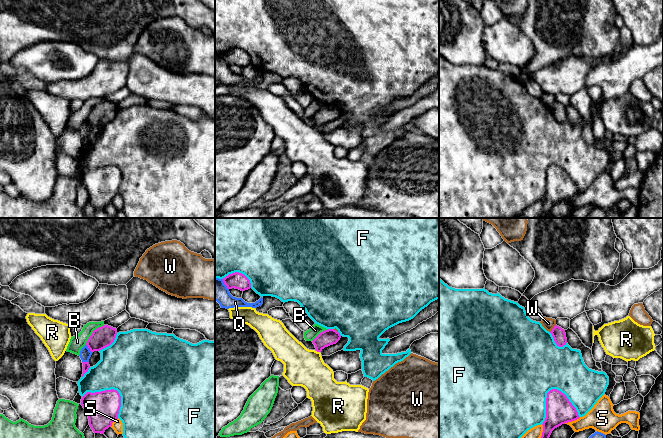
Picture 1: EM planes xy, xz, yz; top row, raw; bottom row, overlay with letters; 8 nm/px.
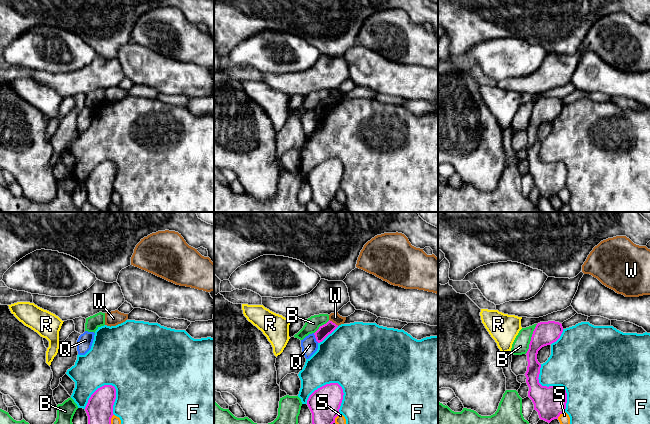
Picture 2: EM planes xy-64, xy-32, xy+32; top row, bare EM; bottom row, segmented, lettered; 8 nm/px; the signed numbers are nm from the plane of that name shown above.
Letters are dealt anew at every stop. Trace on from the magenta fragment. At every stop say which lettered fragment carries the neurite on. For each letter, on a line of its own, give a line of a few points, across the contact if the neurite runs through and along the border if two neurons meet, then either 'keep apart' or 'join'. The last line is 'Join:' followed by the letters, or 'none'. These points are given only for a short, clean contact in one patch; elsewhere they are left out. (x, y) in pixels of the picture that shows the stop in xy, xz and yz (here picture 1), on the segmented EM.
B: keep apart
F: keep apart
Q: keep apart
R: line xz (316, 350), (319, 352); keep apart
S: keep apart
W: line yz (555, 324), (550, 332); keep apart
Join: none

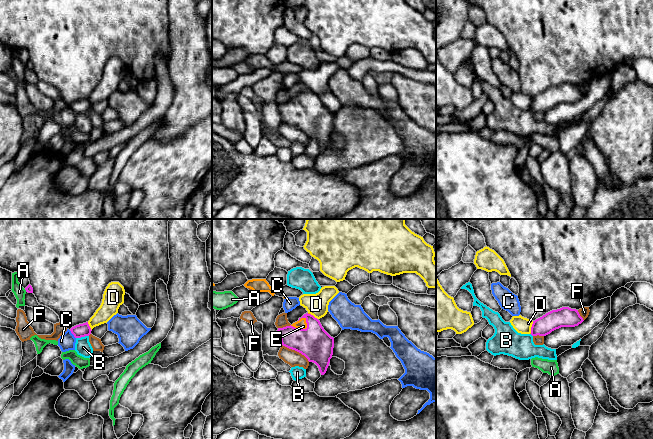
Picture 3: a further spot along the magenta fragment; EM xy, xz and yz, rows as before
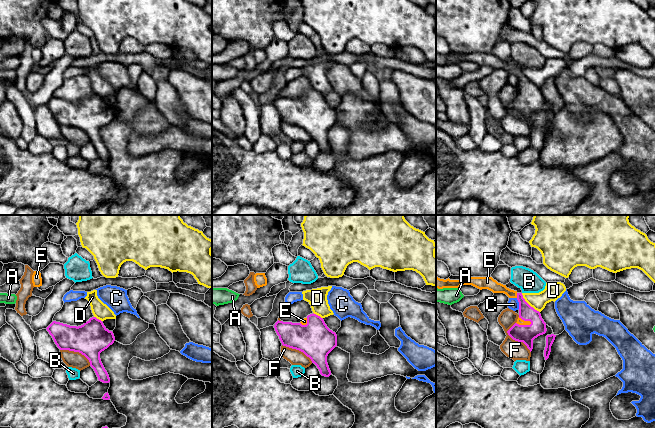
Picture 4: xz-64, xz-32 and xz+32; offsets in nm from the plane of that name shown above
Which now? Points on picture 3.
A: keep apart
B: keep apart
C: line xy (69, 330), (75, 338); keep apart
D: line yz (533, 321), (530, 332); keep apart
E: line xz (314, 342), (302, 329), (302, 324); join
F: keep apart
Join: E

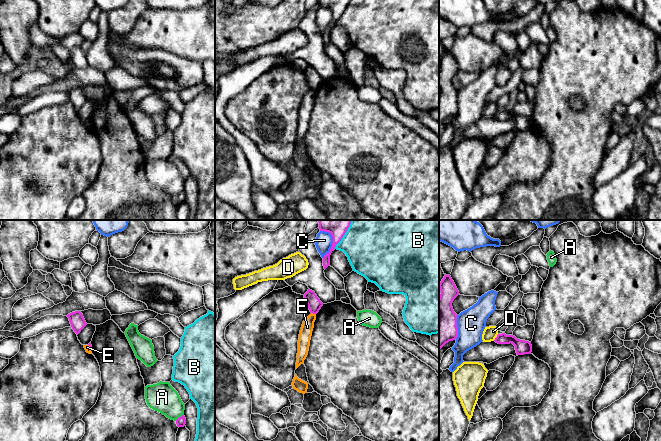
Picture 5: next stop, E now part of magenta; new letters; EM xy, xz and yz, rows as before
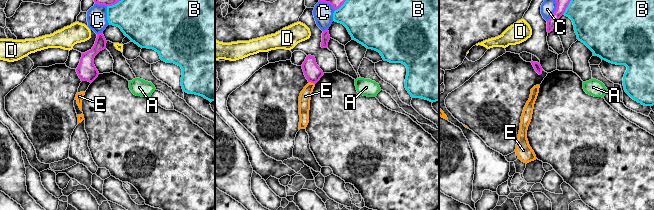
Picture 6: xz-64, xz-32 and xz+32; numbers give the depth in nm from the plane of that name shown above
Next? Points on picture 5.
A: keep apart
B: keep apart
C: keep apart
D: line yz (498, 334), (493, 340); keep apart
E: line xz (311, 312), (315, 314); keep apart
Join: none

